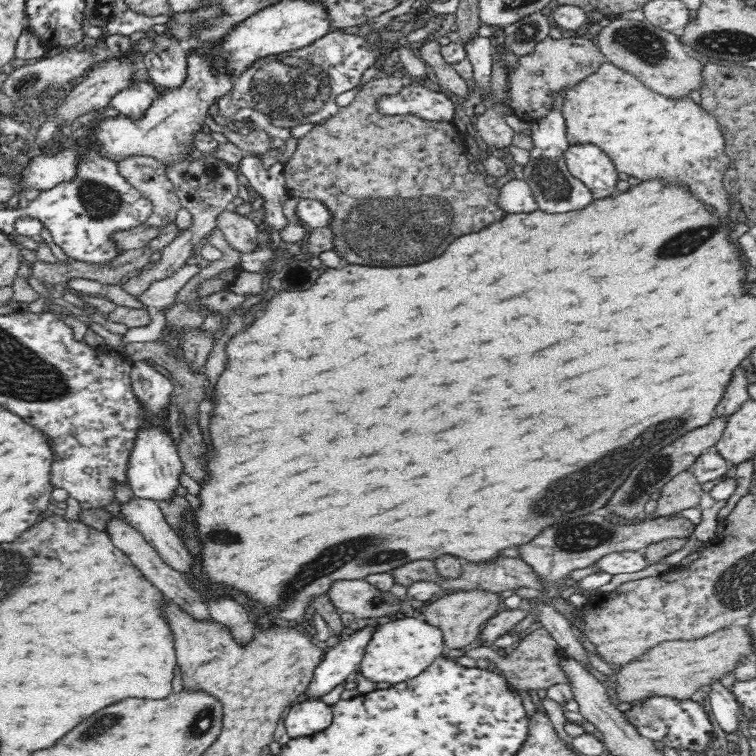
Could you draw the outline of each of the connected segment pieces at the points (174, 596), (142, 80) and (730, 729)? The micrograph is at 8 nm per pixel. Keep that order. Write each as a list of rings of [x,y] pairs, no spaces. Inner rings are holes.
[[[112,516],[112,518],[107,522],[105,532],[109,534],[114,546],[122,548],[130,558],[132,558],[132,564],[158,588],[164,592],[164,596],[168,600],[172,600],[174,604],[180,604],[190,616],[198,618],[200,621],[207,621],[211,618],[211,613],[209,612],[209,606],[200,597],[200,593],[195,589],[192,589],[192,585],[188,584],[180,572],[176,572],[174,568],[170,568],[166,562],[160,560],[160,556],[152,550],[152,545],[146,542],[146,539],[138,532],[135,528],[132,528],[125,520],[118,517]]]
[[[141,73],[139,77],[132,80],[132,84],[128,88],[120,90],[110,100],[110,104],[113,106],[112,113],[125,114],[134,120],[140,120],[146,114],[148,106],[158,96],[159,91],[155,84]]]
[[[714,679],[709,685],[712,714],[720,728],[728,734],[736,734],[738,730],[745,731],[745,722],[740,717],[742,714],[737,699],[724,687],[720,679]]]

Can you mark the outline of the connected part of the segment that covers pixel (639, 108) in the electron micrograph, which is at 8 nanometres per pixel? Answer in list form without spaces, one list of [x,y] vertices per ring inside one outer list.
[[[606,62],[602,63],[596,72],[566,90],[561,111],[565,118],[566,139],[569,146],[595,144],[612,159],[618,172],[624,172],[638,180],[658,178],[664,180],[666,184],[686,184],[694,198],[715,209],[716,216],[731,227],[730,241],[739,244],[738,239],[744,234],[744,228],[740,228],[742,232],[737,233],[736,226],[740,225],[729,219],[728,194],[723,187],[724,175],[731,163],[725,153],[726,139],[716,119],[690,97],[678,102],[668,100],[646,88],[633,74]]]

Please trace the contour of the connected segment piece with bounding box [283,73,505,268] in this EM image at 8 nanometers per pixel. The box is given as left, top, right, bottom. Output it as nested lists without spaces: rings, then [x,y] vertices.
[[[381,74],[376,78],[368,81],[355,95],[354,100],[345,107],[339,107],[339,111],[331,116],[328,120],[313,127],[308,134],[298,139],[297,147],[291,160],[283,166],[283,176],[288,194],[291,197],[299,199],[316,199],[323,202],[328,211],[332,213],[330,220],[330,229],[333,234],[333,248],[337,251],[340,258],[348,260],[348,263],[357,265],[374,265],[384,266],[404,266],[404,264],[420,264],[420,260],[432,260],[434,256],[442,254],[446,250],[446,246],[450,244],[450,240],[456,240],[458,236],[464,236],[468,232],[480,232],[484,230],[488,224],[498,222],[504,218],[504,210],[497,203],[499,196],[499,186],[491,186],[486,183],[485,174],[482,170],[476,173],[470,172],[468,165],[471,157],[467,153],[464,134],[454,126],[453,122],[435,122],[435,120],[422,120],[413,114],[404,115],[384,115],[378,111],[376,100],[383,96],[396,94],[404,85],[406,85],[404,75],[399,74]]]

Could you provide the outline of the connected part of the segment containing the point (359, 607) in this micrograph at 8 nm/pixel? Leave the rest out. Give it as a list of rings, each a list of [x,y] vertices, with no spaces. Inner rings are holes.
[[[364,579],[336,580],[328,590],[328,597],[340,614],[353,614],[356,620],[394,616],[404,606],[404,601],[392,591],[380,591]]]

